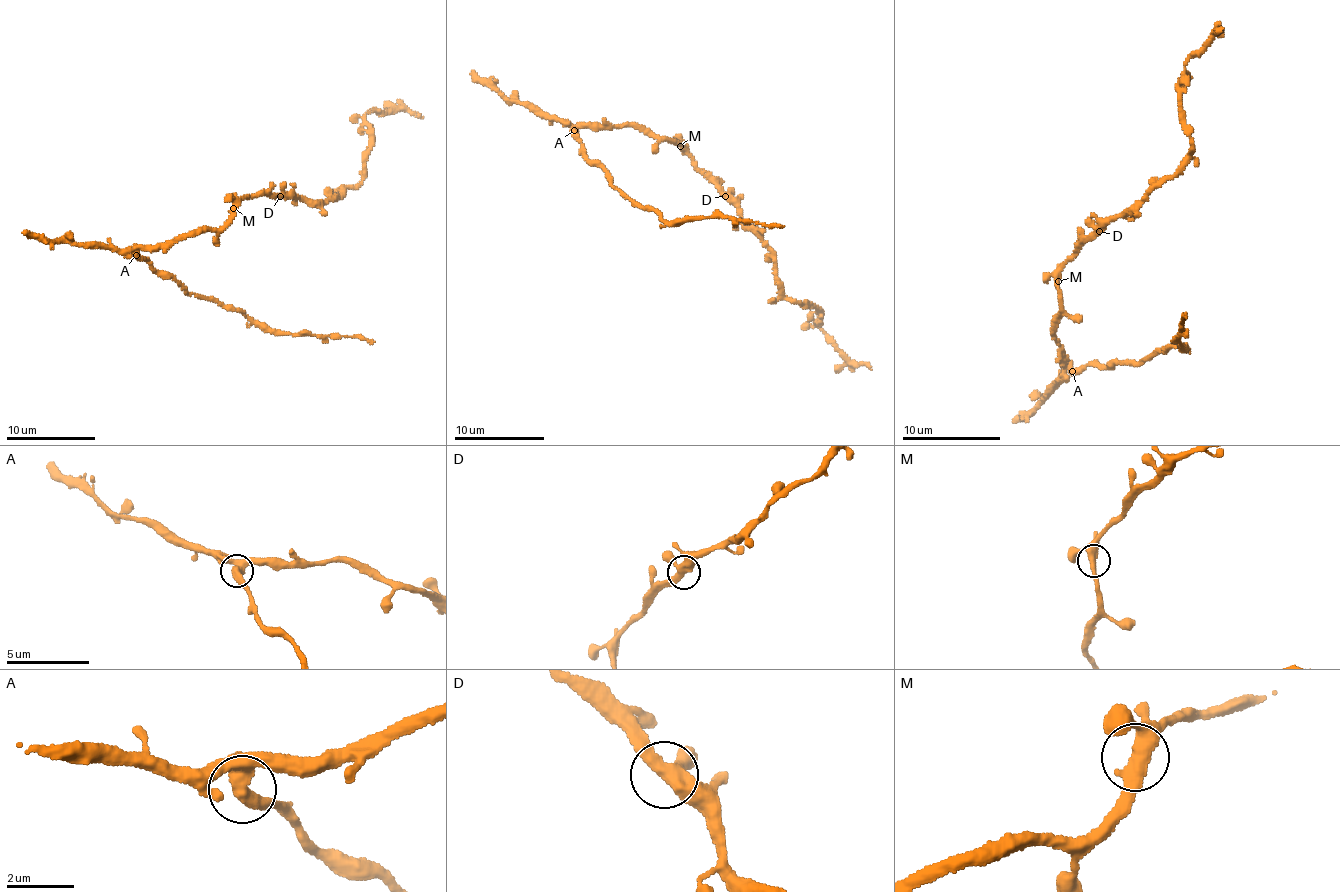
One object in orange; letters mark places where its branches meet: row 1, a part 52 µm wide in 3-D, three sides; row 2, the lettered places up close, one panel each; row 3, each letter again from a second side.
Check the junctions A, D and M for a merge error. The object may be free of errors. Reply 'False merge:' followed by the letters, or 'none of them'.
False merge: A

